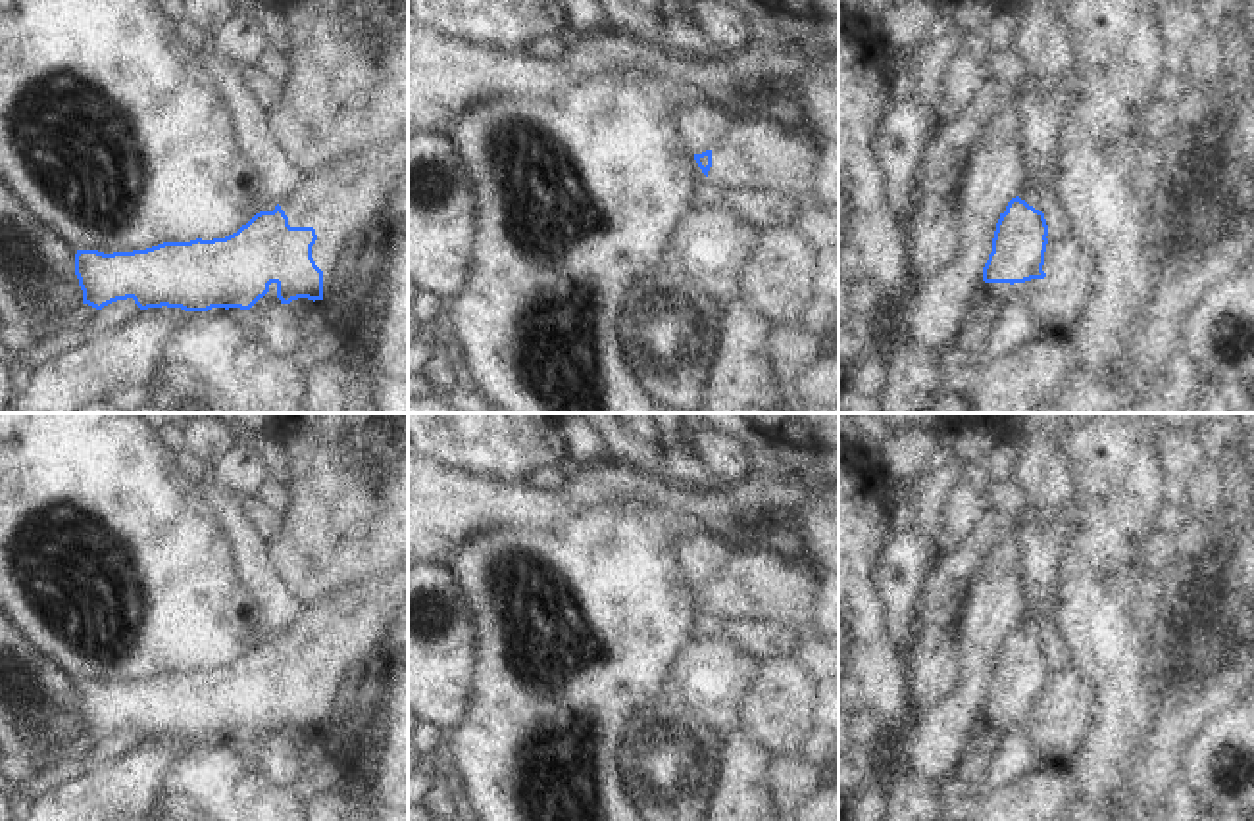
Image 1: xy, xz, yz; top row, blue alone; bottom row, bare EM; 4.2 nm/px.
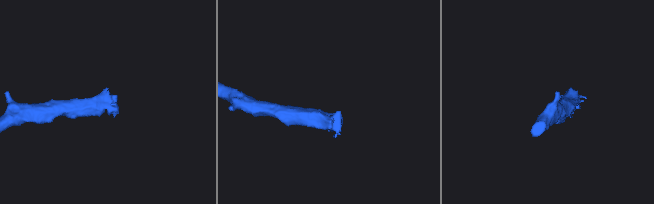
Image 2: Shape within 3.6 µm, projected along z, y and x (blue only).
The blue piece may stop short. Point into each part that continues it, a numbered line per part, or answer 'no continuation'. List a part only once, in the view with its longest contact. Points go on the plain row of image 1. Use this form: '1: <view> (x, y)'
no continuation

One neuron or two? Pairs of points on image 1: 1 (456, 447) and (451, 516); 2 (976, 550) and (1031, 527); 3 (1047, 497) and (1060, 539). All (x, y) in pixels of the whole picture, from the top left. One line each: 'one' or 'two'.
1: two
2: two
3: two

